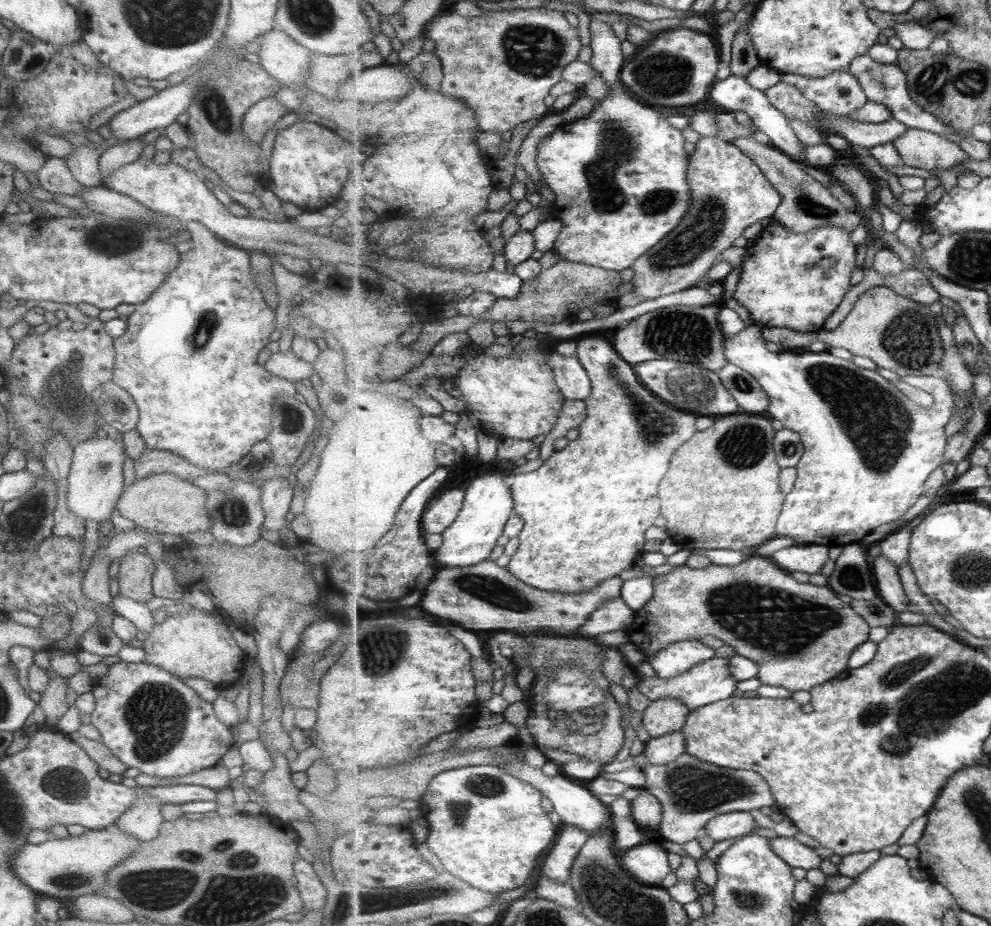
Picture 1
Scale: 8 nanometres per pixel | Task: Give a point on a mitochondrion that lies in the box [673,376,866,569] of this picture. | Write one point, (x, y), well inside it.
(743, 447)

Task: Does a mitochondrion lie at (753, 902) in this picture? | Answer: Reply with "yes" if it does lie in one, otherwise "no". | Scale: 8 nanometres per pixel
yes

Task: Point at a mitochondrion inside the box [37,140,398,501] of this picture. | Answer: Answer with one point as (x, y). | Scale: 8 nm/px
(112, 241)

